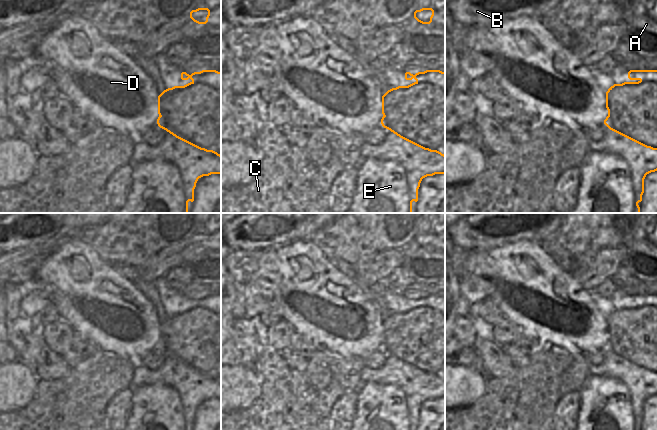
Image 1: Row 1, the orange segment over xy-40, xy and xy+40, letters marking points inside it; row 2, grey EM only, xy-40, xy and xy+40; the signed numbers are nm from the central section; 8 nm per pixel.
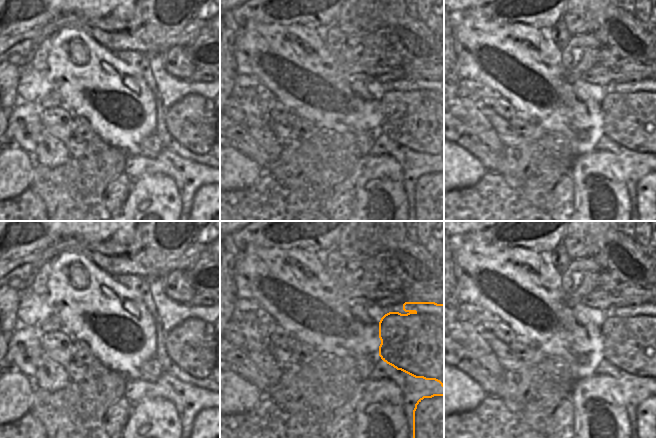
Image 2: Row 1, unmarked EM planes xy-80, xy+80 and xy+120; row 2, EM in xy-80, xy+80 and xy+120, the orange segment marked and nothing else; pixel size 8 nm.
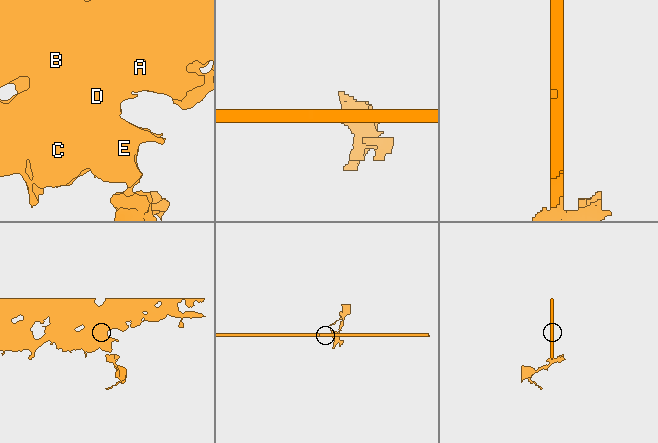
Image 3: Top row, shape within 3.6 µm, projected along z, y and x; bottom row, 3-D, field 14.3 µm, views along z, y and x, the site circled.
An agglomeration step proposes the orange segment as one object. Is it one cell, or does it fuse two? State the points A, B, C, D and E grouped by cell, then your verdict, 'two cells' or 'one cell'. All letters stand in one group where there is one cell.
A B C D / E | two cells

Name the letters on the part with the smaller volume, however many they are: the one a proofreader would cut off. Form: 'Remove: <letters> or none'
Remove: E

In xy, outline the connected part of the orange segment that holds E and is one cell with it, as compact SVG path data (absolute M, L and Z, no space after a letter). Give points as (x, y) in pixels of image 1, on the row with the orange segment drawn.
M364 160L354 203L344 213L410 213L406 169L397 162Z

